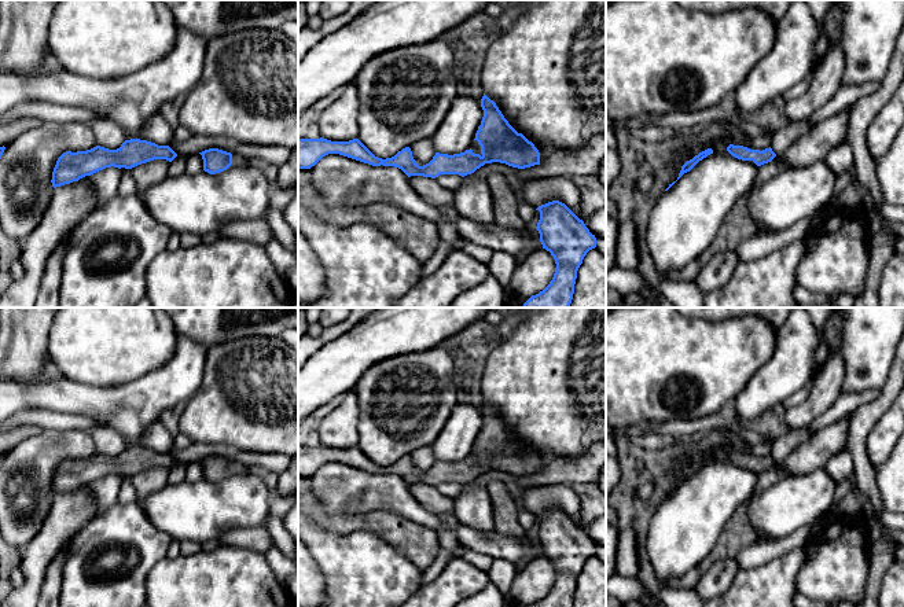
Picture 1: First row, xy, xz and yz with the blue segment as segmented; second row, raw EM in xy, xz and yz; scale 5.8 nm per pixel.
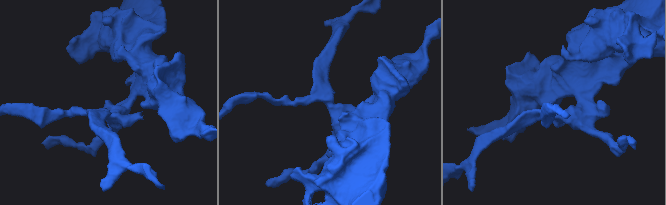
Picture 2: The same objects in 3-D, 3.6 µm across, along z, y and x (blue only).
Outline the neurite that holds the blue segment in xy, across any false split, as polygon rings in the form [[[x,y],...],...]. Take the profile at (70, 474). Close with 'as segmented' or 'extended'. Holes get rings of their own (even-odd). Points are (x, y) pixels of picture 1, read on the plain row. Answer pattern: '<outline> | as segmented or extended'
[[[140,446],[125,448],[117,457],[96,453],[87,459],[66,459],[56,468],[51,490],[56,496],[106,475],[132,477],[154,467],[172,470],[176,464],[177,461],[169,453]]] | as segmented

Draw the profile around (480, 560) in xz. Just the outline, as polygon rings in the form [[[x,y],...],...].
[[[467,549],[464,552],[463,558],[484,571],[488,571],[493,563],[493,559],[490,556],[478,553],[478,552],[471,551],[471,549]]]

